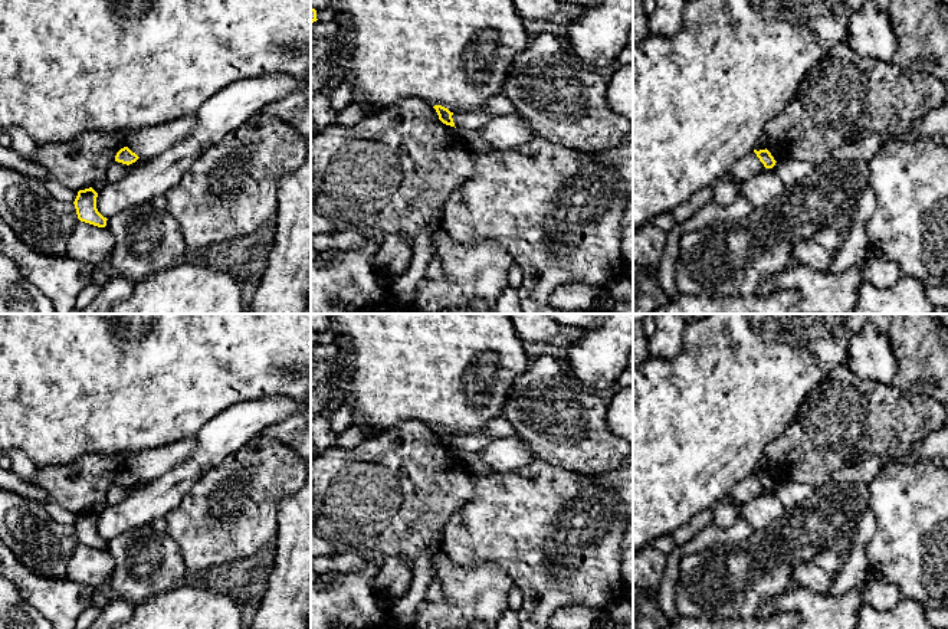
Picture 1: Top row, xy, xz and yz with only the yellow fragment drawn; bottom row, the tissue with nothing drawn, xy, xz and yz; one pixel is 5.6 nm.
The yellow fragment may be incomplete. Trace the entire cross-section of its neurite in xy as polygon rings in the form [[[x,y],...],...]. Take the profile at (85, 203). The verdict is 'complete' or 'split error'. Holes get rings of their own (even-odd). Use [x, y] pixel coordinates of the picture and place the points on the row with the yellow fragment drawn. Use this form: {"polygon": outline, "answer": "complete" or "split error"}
{"polygon": [[[92,187],[79,190],[73,204],[76,209],[78,219],[81,222],[85,222],[98,227],[105,227],[108,219],[98,212],[96,197],[98,197],[98,193]]], "answer": "complete"}

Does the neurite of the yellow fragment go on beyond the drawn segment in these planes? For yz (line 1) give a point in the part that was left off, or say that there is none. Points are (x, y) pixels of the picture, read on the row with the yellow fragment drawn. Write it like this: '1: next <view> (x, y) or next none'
1: next none

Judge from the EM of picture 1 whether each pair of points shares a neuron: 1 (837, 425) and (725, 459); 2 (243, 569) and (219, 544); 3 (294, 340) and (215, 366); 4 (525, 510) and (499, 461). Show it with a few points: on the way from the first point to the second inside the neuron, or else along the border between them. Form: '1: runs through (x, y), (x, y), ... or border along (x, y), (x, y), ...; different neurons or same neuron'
1: border along (791, 422), (766, 449), (764, 456); different neurons
2: border along (265, 544), (248, 556), (235, 559), (229, 564); different neurons
3: runs through (274, 340), (240, 340), (235, 346); same neuron
4: border along (537, 459), (514, 469), (492, 471); different neurons

